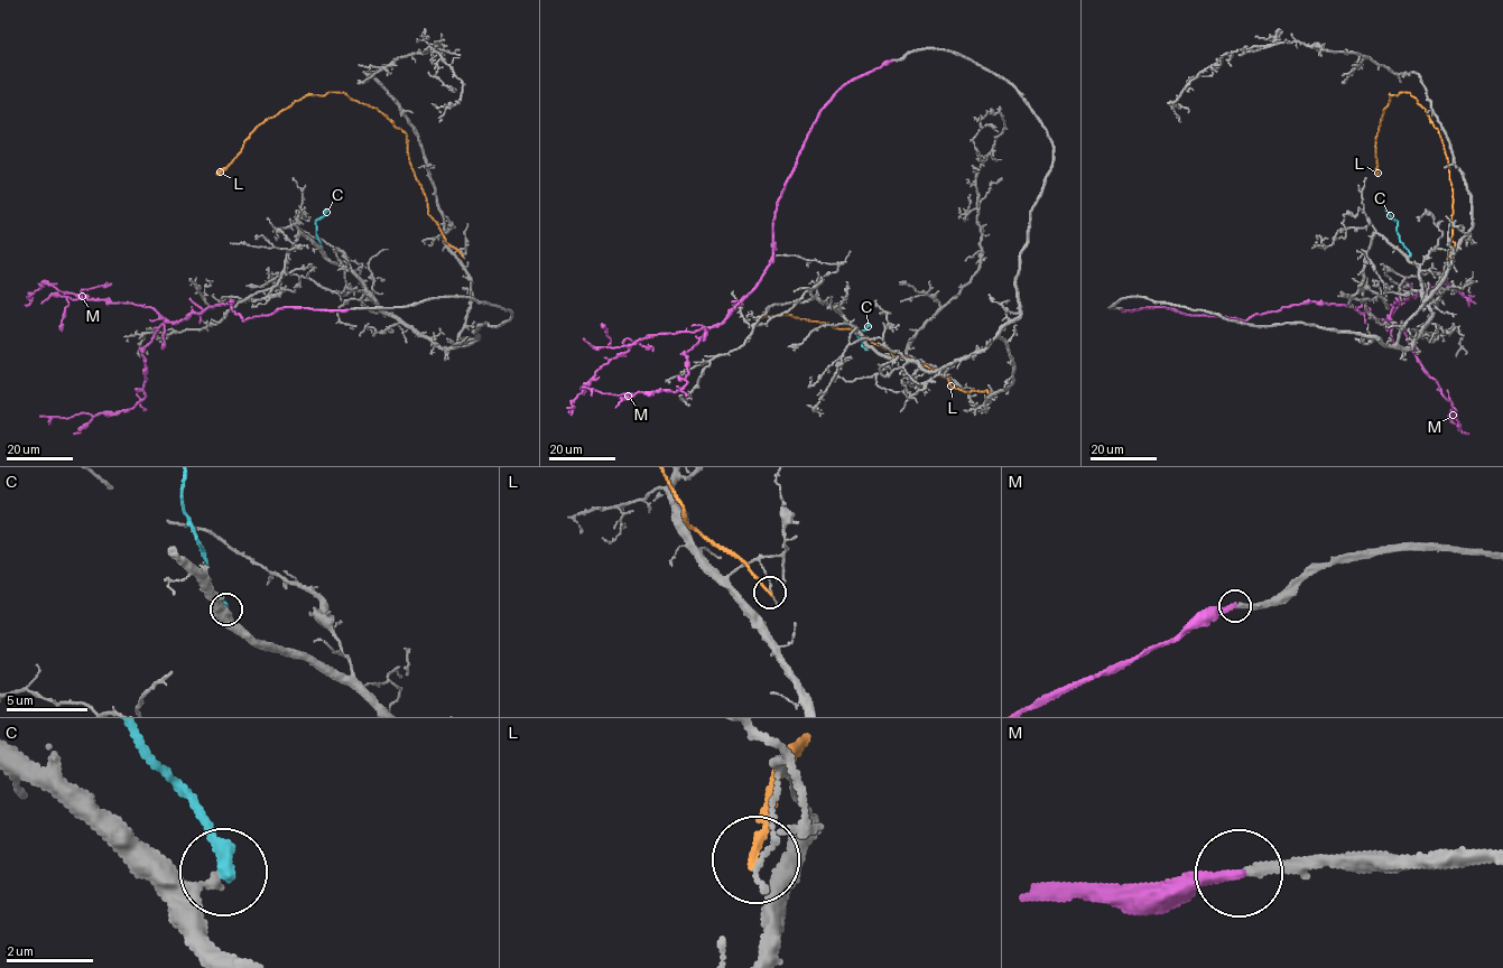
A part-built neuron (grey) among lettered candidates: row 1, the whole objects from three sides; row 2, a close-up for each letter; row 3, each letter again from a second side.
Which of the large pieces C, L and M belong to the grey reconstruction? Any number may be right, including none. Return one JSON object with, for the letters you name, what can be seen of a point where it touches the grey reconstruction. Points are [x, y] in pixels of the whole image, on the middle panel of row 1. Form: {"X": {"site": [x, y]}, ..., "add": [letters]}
{"M": {"site": [892, 61]}, "add": ["M"]}

